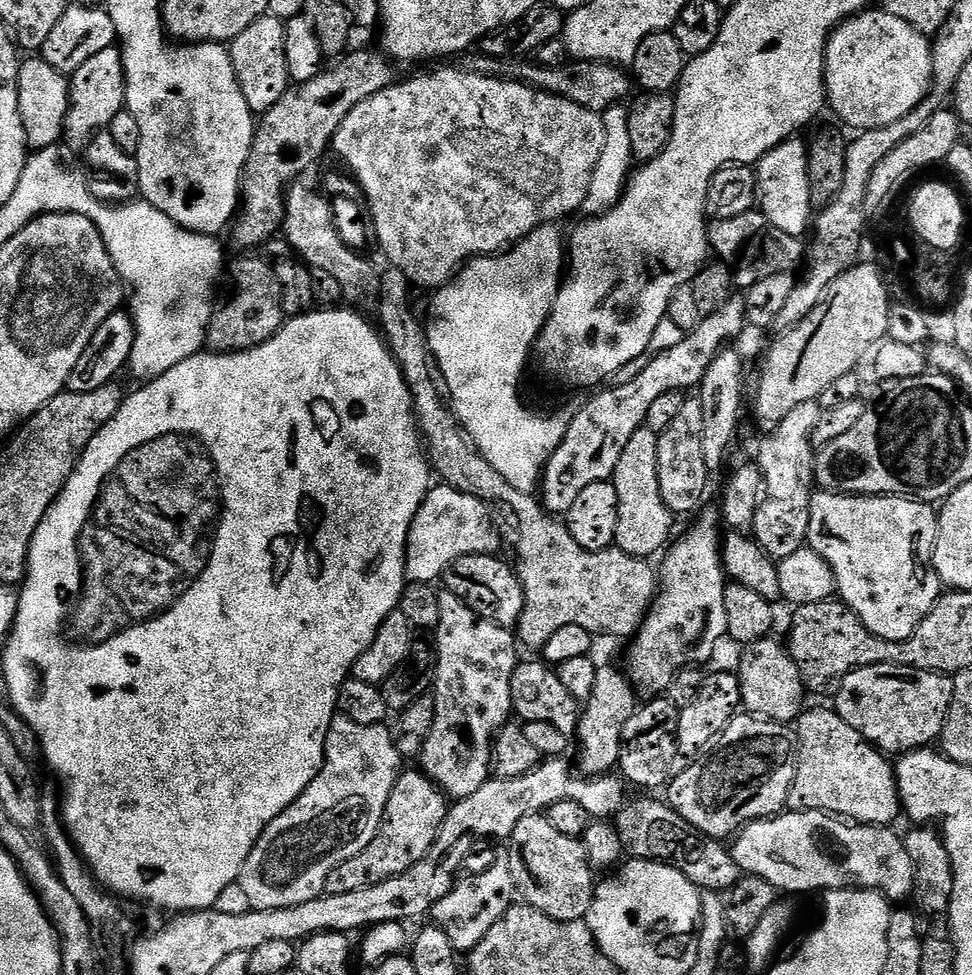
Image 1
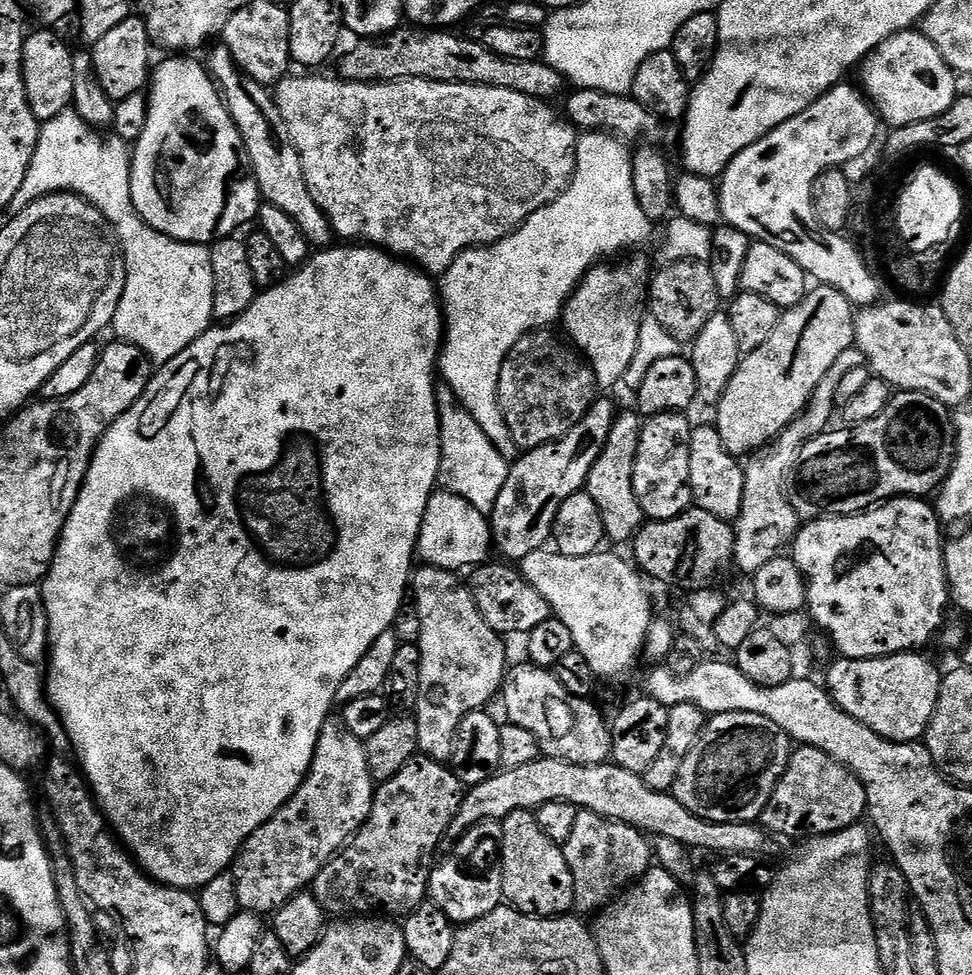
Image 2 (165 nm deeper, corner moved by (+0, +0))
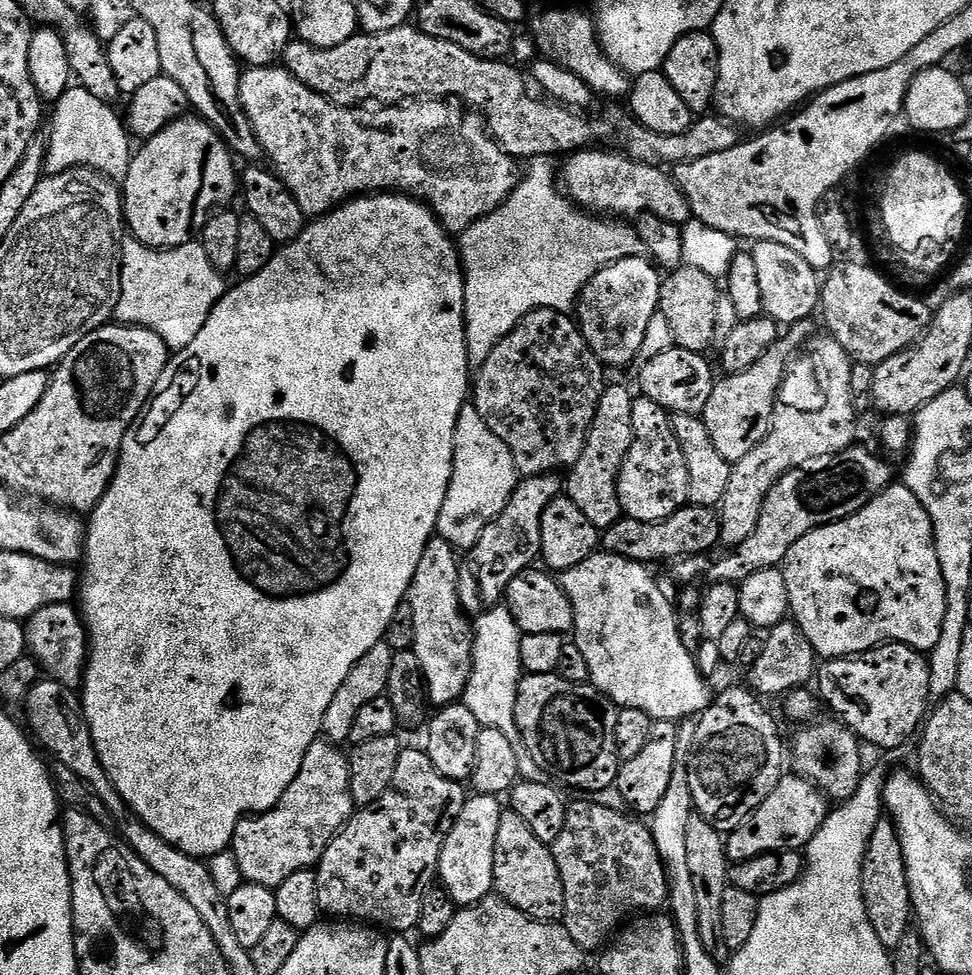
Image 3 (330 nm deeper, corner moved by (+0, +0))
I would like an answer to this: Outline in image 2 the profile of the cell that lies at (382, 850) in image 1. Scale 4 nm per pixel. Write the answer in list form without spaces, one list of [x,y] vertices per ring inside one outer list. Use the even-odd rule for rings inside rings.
[[[417,755],[394,778],[383,781],[376,789],[376,798],[366,822],[355,836],[336,853],[314,881],[316,901],[328,914],[383,914],[388,918],[403,918],[425,903],[428,883],[434,865],[436,851],[448,836],[448,827],[455,820],[466,788],[452,773],[447,763]]]

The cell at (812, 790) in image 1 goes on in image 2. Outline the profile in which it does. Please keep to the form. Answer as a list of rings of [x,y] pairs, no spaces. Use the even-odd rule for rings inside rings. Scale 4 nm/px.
[[[800,746],[793,751],[788,759],[786,770],[770,798],[770,802],[765,806],[764,812],[760,815],[759,823],[763,825],[769,833],[777,832],[780,836],[829,836],[831,832],[840,832],[844,828],[849,828],[861,823],[865,819],[868,810],[868,799],[866,790],[862,782],[844,764],[840,764],[818,748]]]

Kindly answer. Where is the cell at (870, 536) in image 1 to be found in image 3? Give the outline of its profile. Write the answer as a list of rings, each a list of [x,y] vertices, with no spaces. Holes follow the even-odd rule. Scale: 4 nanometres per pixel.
[[[903,482],[889,484],[880,495],[872,499],[866,506],[862,506],[862,510],[858,510],[853,516],[848,516],[845,520],[839,520],[821,528],[815,528],[810,530],[810,534],[798,538],[798,542],[794,542],[794,546],[790,546],[790,550],[786,554],[782,571],[786,578],[791,619],[800,625],[802,634],[806,634],[806,638],[812,649],[816,651],[817,657],[858,656],[861,652],[869,652],[871,648],[879,648],[880,645],[889,642],[905,644],[915,648],[918,652],[928,654],[938,642],[938,638],[942,638],[942,618],[946,618],[948,603],[946,602],[946,582],[942,578],[942,566],[938,566],[938,550],[932,529],[932,519],[922,506],[920,499]]]

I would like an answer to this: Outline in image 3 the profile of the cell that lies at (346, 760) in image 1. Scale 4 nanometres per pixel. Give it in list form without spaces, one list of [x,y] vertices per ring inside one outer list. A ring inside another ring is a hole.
[[[318,738],[306,750],[298,778],[286,786],[286,794],[282,794],[279,802],[268,812],[240,821],[232,835],[230,850],[238,858],[238,870],[242,870],[247,883],[274,890],[290,874],[315,869],[330,842],[352,819],[348,756],[340,751],[337,745]]]

